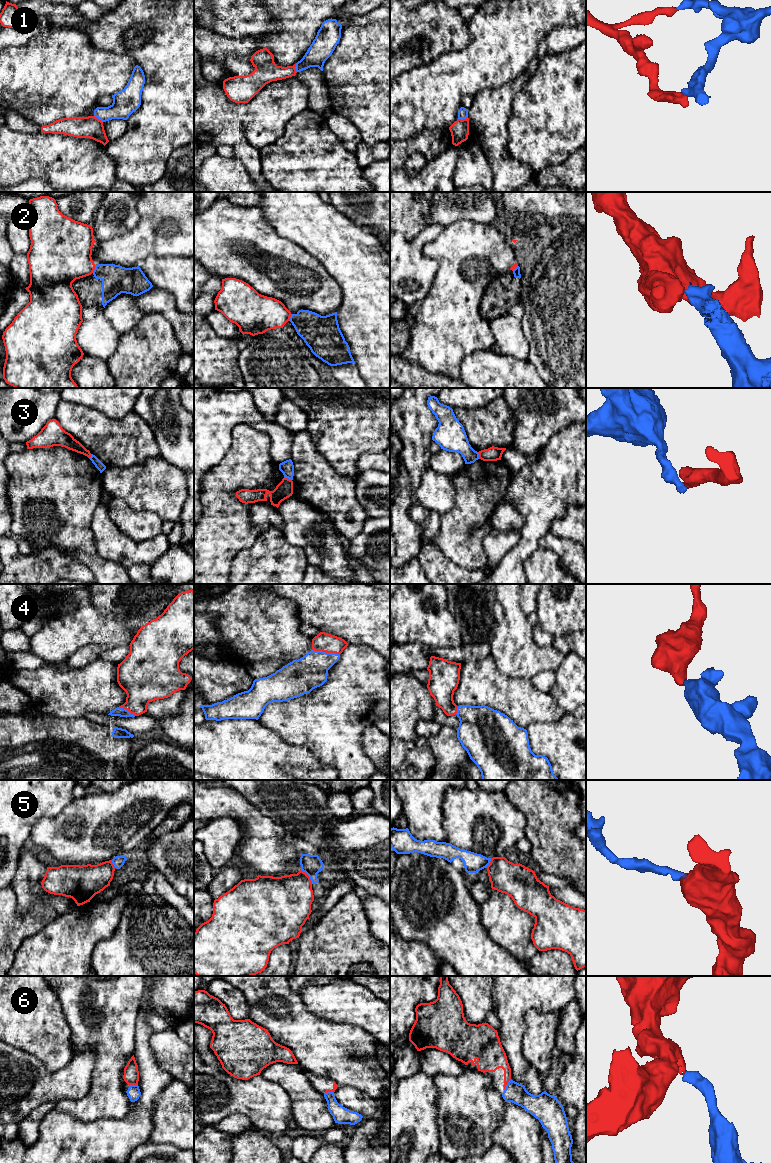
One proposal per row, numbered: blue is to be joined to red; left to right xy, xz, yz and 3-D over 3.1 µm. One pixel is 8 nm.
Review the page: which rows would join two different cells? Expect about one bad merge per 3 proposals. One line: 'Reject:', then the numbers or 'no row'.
Reject: 1, 2, 3, 5

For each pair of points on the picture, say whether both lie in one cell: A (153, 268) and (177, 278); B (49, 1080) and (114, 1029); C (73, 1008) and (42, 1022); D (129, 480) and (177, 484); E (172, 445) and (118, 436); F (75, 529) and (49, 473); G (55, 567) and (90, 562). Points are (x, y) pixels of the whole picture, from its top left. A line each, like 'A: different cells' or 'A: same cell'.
A: same cell
B: different cells
C: different cells
D: same cell
E: different cells
F: same cell
G: different cells

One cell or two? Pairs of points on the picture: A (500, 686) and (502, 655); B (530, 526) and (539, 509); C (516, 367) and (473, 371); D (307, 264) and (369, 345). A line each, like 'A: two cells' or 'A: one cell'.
A: two cells
B: one cell
C: one cell
D: two cells

